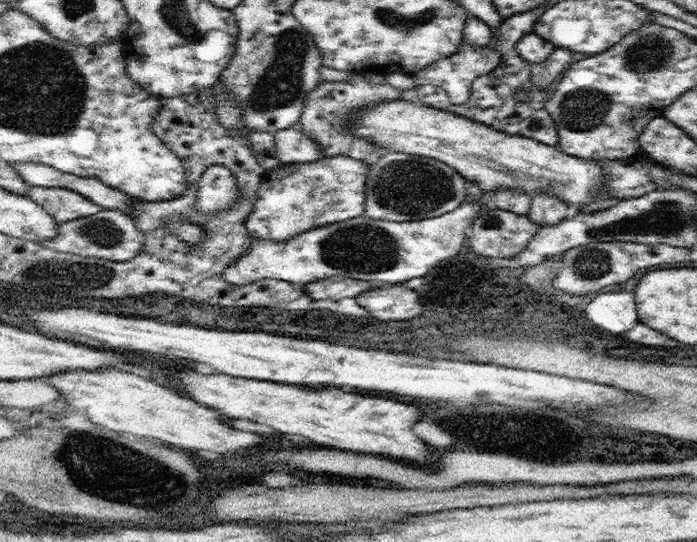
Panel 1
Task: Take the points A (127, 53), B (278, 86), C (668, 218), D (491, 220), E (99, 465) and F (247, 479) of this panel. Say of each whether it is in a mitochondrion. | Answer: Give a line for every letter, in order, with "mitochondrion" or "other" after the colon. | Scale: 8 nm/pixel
A: other
B: mitochondrion
C: mitochondrion
D: mitochondrion
E: mitochondrion
F: other

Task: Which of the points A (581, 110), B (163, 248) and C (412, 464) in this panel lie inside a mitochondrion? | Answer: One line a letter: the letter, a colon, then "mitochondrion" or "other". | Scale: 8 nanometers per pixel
A: mitochondrion
B: mitochondrion
C: other

